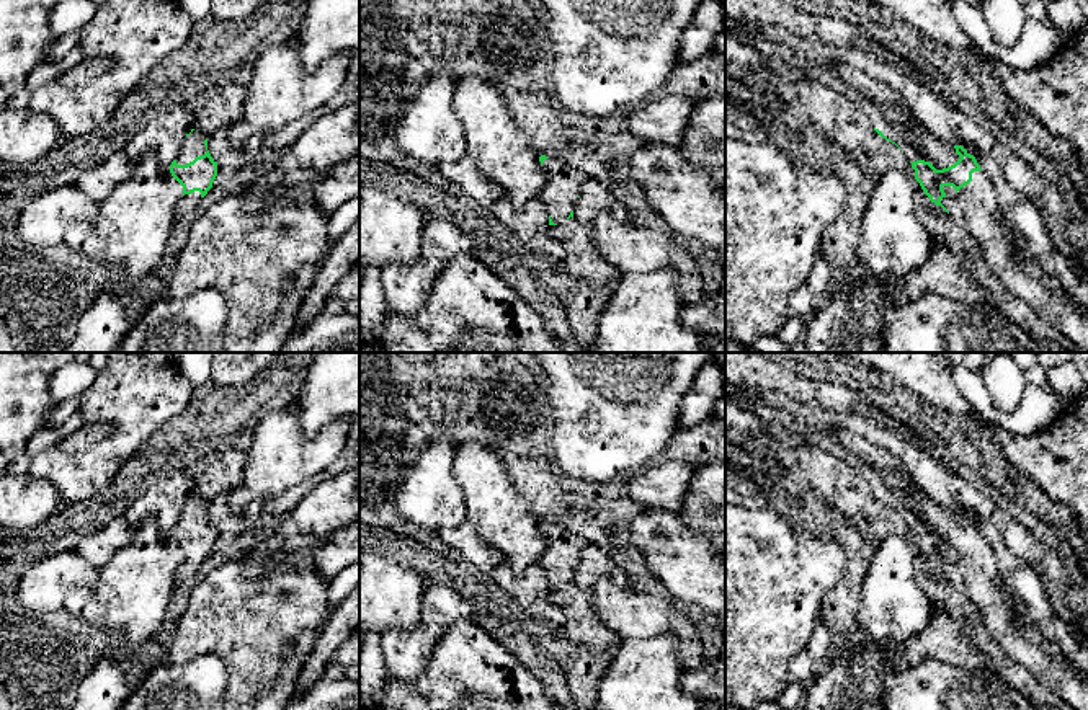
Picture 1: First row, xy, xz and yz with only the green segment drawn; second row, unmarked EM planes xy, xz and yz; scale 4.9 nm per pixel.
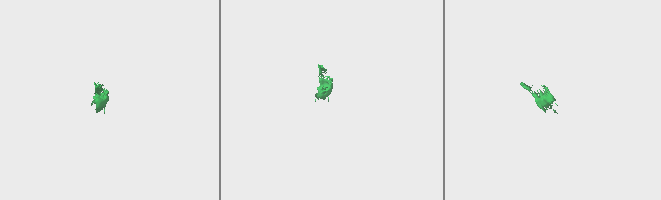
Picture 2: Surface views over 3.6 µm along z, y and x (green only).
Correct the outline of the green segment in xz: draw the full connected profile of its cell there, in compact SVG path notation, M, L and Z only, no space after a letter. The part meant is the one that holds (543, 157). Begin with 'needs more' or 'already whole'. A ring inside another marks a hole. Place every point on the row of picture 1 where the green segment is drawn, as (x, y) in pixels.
needs more; M541 155L539 162L547 175L547 181L539 194L549 212L549 225L573 217L573 209L580 197L586 175L562 162L559 157Z

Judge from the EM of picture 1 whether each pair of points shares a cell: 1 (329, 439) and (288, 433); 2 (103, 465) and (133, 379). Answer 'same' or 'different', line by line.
1: same
2: same

